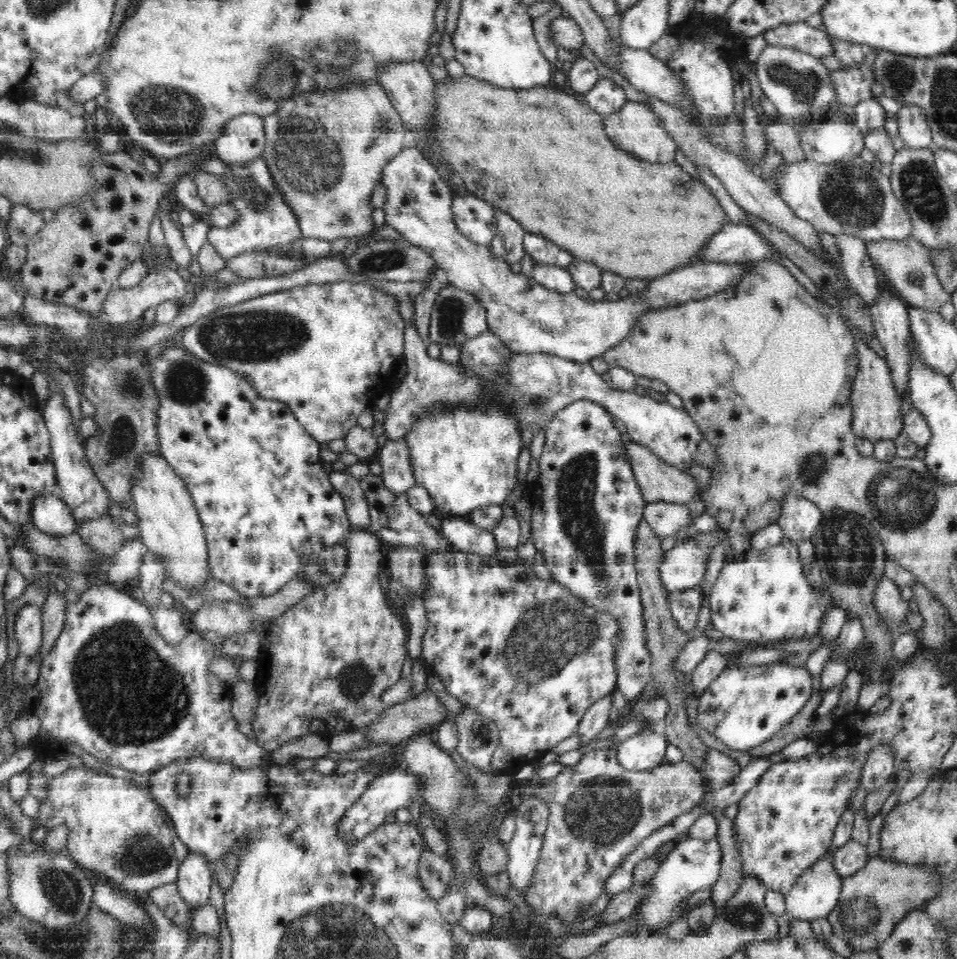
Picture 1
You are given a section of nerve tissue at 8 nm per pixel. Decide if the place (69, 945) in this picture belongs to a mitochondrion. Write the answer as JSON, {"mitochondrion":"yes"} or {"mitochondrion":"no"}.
{"mitochondrion":"yes"}

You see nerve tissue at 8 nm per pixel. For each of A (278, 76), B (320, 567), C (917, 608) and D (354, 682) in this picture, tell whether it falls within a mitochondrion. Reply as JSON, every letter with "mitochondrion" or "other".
{"A":"mitochondrion","B":"mitochondrion","C":"other","D":"mitochondrion"}

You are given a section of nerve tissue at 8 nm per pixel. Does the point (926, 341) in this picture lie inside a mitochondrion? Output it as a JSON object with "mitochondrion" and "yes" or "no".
{"mitochondrion":"no"}

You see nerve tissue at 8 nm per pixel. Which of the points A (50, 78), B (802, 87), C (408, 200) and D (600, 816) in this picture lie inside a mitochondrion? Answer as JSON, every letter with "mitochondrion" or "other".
{"A":"other","B":"mitochondrion","C":"other","D":"mitochondrion"}

